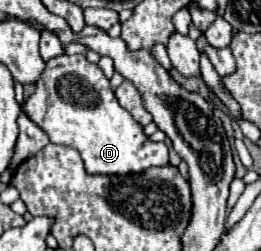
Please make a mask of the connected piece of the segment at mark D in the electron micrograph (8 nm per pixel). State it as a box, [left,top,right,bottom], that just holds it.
[23,55,169,175]

